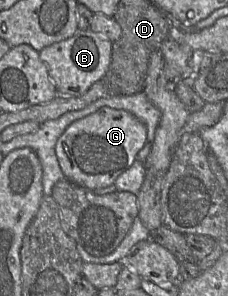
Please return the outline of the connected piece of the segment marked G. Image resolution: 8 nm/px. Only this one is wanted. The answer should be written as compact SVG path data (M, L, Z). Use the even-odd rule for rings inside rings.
M102 107L74 121L59 137L55 152L65 178L74 184L94 191L114 185L117 178L129 169L147 142L147 128L130 112Z

